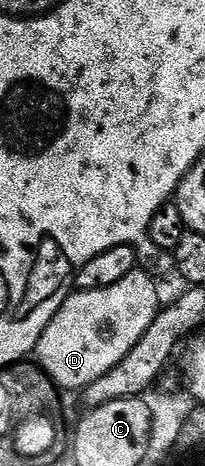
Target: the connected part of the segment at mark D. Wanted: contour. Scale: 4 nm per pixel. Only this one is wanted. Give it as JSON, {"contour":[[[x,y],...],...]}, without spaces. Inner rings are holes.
{"contour":[[[137,269],[122,277],[122,281],[117,281],[115,285],[106,285],[106,289],[73,290],[36,342],[35,362],[63,390],[80,391],[90,385],[90,381],[98,381],[98,377],[107,373],[115,363],[120,363],[122,357],[126,357],[126,353],[138,345],[142,333],[146,333],[146,329],[150,329],[155,321],[162,306],[156,283],[157,280],[147,271]]]}

